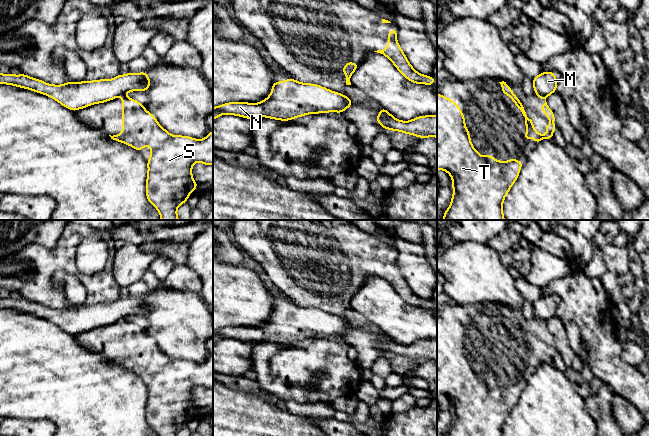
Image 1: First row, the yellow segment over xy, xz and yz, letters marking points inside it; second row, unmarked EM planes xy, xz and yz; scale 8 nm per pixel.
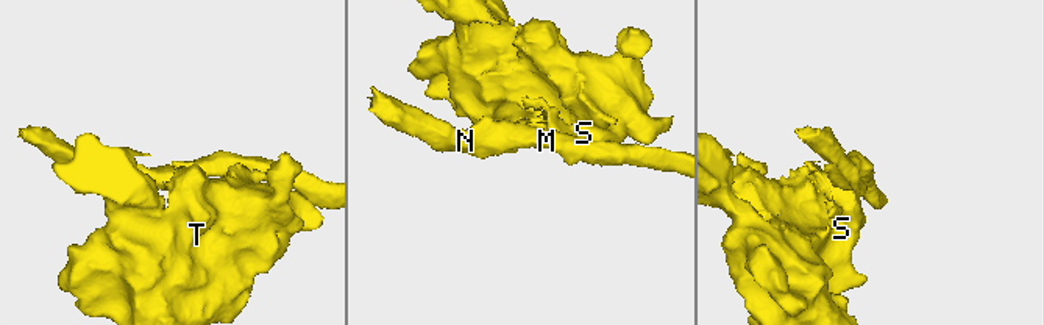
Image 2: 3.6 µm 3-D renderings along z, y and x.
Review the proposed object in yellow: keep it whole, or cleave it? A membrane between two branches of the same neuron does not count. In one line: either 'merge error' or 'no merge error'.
merge error

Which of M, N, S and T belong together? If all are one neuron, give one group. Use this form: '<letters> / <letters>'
M N / S T

